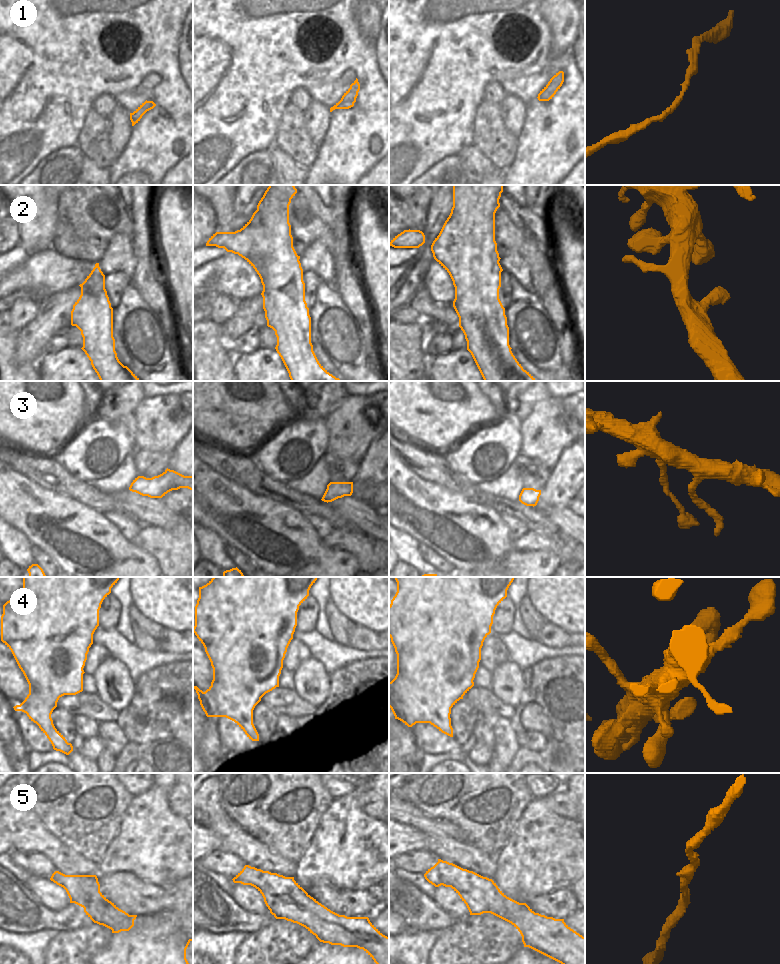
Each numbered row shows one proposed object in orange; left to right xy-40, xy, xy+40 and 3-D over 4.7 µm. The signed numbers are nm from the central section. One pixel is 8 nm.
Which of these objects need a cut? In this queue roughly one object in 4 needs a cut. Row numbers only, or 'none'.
none

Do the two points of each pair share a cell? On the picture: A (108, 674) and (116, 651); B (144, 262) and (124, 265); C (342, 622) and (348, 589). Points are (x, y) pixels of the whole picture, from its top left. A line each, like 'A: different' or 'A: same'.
A: different
B: different
C: different

